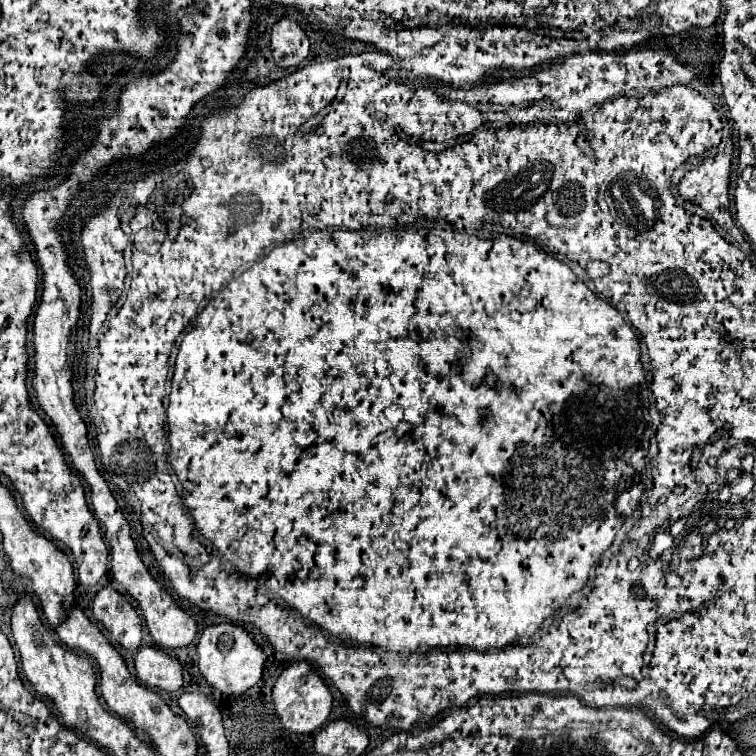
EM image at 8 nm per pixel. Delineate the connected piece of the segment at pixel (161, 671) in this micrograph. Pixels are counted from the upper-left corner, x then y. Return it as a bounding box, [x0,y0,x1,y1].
[135,647,183,693]

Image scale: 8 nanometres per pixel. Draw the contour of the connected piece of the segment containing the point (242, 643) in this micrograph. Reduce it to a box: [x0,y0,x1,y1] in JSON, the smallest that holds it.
[197,623,265,695]

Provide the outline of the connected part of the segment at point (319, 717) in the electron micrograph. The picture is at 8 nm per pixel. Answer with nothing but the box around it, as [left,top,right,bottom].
[273,661,333,735]

